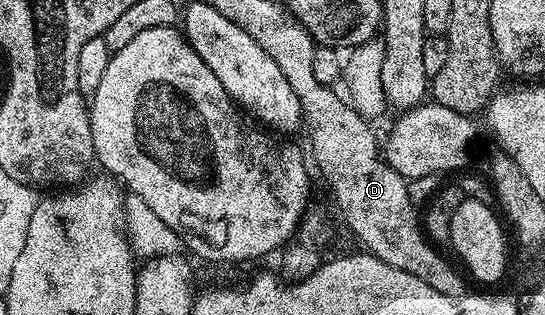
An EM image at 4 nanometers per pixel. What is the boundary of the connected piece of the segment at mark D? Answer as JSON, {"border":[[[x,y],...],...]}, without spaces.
{"border":[[[289,16],[286,62],[279,62],[278,68],[282,68],[282,76],[286,76],[290,88],[294,88],[294,96],[298,96],[302,126],[305,131],[308,129],[308,138],[312,141],[311,161],[314,166],[316,161],[321,176],[328,181],[349,228],[360,234],[363,249],[378,260],[402,272],[410,272],[410,276],[418,276],[418,280],[426,280],[426,284],[430,284],[434,292],[442,292],[442,296],[463,298],[465,275],[460,275],[426,237],[418,210],[412,207],[412,198],[408,195],[409,183],[382,157],[378,142],[376,146],[376,134],[368,127],[371,126],[369,119],[363,118],[341,95],[340,99],[332,86],[324,86],[315,79],[316,48],[317,43],[308,35],[308,29]]]}

